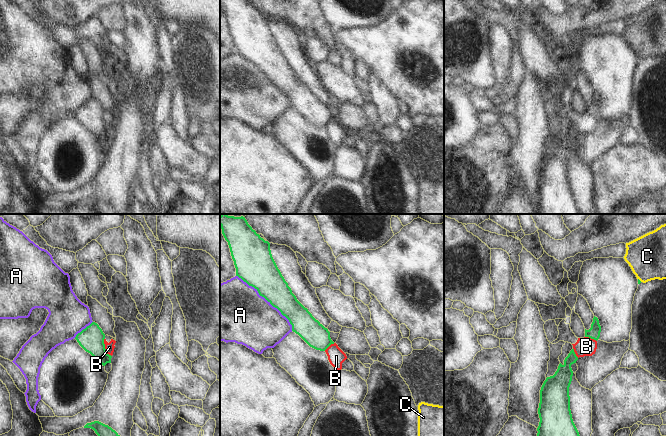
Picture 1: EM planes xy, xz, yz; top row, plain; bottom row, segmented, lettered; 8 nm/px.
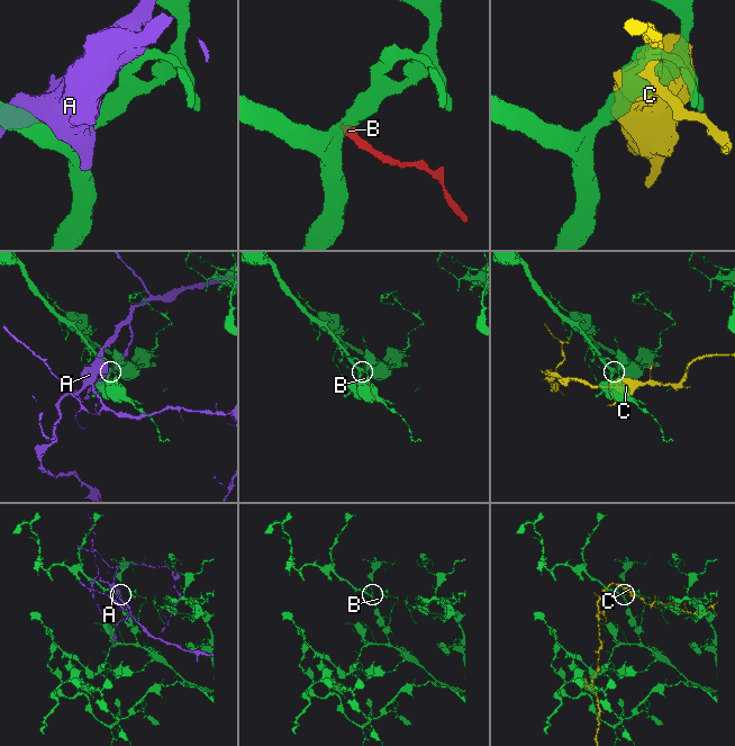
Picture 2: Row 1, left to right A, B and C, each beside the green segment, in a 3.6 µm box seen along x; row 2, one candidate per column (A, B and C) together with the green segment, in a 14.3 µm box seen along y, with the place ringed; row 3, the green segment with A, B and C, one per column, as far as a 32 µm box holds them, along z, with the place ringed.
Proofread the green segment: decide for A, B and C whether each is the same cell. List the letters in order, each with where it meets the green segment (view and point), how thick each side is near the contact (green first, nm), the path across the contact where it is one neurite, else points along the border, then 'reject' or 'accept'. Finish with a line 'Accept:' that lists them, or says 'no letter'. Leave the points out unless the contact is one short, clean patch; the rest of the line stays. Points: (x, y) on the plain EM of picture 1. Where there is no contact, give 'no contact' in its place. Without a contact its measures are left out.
A: meets green in xz at (267, 76); 280 nm thick on the green side, 440 nm on the other; reject
B: meets green in xy at (104, 124); 200 nm thick on the green side, 70 nm on the other; border along xy (104, 114), (105, 127), (111, 132); reject
C: meets green in yz at (639, 56); 20 nm thick on the green side, 320 nm on the other; reject
Accept: no letter

